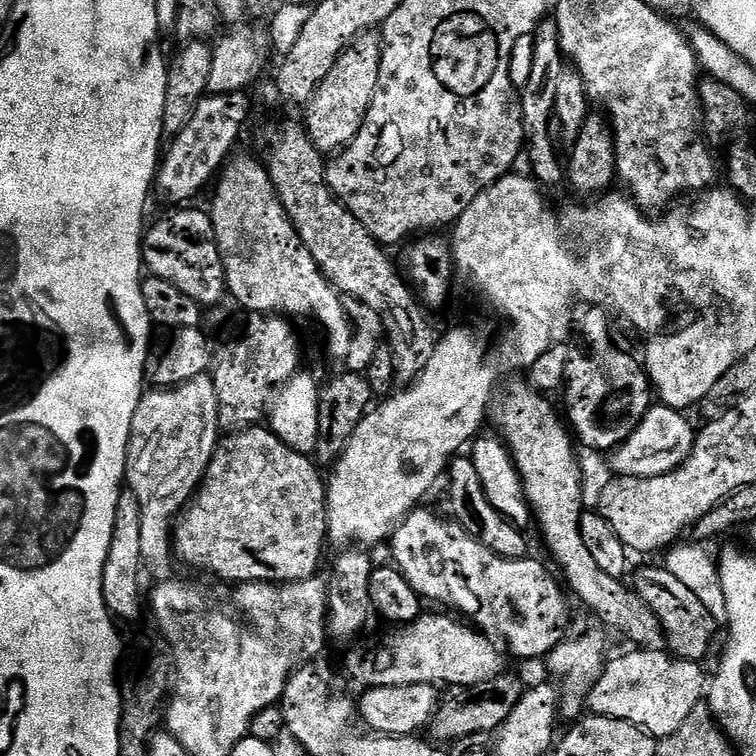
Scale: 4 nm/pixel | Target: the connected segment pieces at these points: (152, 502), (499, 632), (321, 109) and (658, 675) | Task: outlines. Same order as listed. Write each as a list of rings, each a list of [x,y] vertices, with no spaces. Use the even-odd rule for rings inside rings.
[[[193,376],[171,388],[145,391],[130,422],[124,474],[142,506],[142,554],[149,565],[173,559],[174,521],[196,496],[222,432],[216,380],[210,377]]]
[[[424,506],[417,507],[401,520],[390,537],[391,544],[391,563],[404,575],[417,595],[425,601],[449,600],[458,611],[465,612],[473,620],[468,619],[477,629],[496,638],[501,636],[514,655],[524,660],[532,660],[535,656],[544,658],[561,647],[564,627],[568,624],[568,604],[555,578],[538,561],[497,556],[455,519],[443,520],[427,512]]]
[[[375,31],[361,32],[336,59],[334,66],[330,66],[330,74],[326,74],[326,78],[308,101],[306,105],[308,137],[322,154],[339,153],[351,144],[358,130],[362,130],[378,86],[383,53],[384,45]]]
[[[650,649],[632,650],[636,652],[616,659],[613,657],[610,661],[607,661],[601,677],[590,689],[587,707],[593,715],[628,721],[632,725],[643,729],[648,735],[661,740],[676,733],[679,726],[682,726],[682,722],[701,703],[706,692],[708,678],[707,675],[704,676],[704,672],[700,668],[702,666],[697,661],[682,660],[670,655],[667,651],[664,651],[664,653],[660,650]]]

